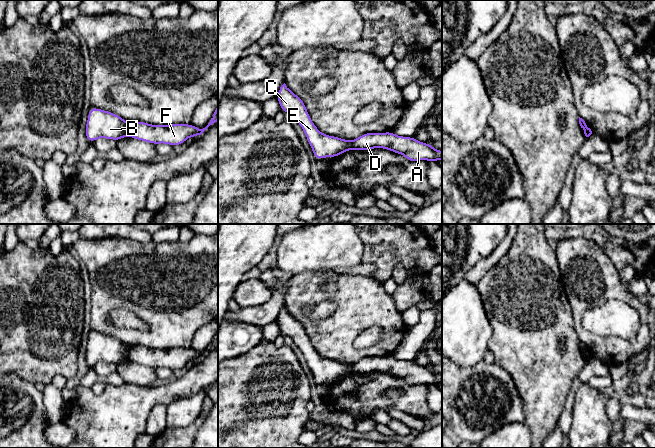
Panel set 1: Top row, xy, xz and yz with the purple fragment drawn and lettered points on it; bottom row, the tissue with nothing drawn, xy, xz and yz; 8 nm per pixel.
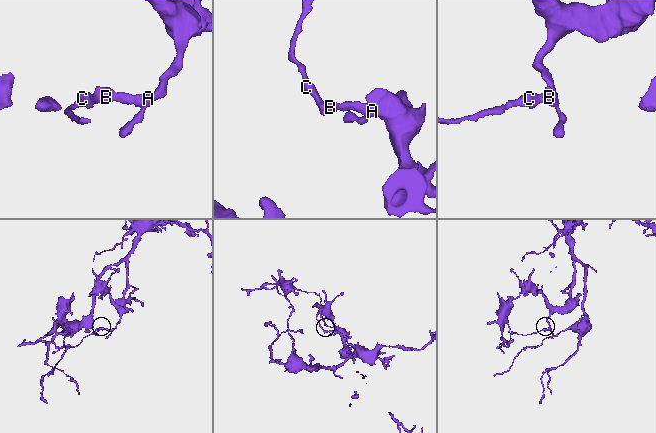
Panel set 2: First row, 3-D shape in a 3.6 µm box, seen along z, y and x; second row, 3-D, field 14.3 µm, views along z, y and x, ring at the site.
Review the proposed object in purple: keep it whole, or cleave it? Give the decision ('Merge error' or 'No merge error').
Merge error

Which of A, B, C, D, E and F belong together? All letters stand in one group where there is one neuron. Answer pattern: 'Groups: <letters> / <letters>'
Groups: A D F / B C E

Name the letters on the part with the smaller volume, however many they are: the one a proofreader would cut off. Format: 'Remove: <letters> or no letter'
Remove: B, C, E

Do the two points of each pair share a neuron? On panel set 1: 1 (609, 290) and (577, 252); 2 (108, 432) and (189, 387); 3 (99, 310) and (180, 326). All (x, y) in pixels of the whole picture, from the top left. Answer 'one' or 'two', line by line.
1: one
2: one
3: one

